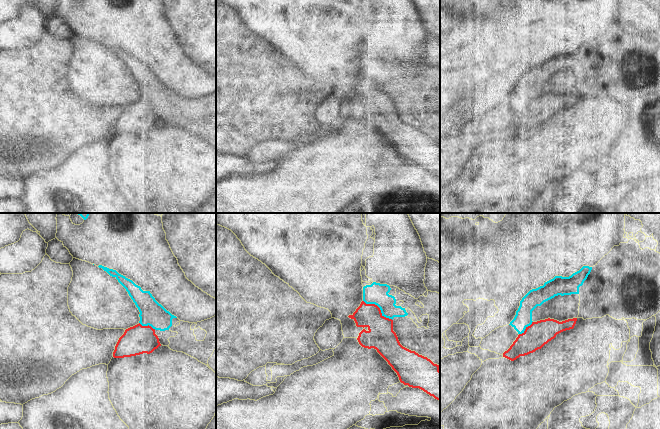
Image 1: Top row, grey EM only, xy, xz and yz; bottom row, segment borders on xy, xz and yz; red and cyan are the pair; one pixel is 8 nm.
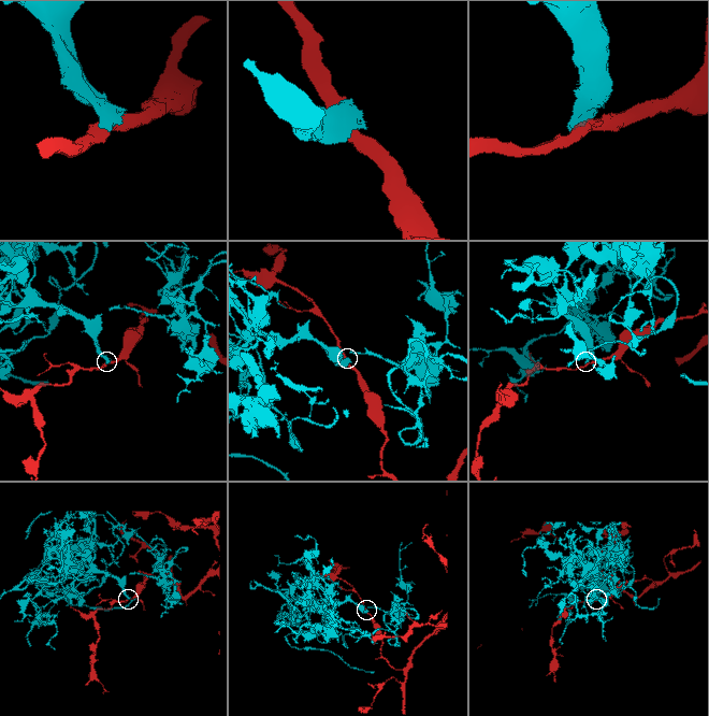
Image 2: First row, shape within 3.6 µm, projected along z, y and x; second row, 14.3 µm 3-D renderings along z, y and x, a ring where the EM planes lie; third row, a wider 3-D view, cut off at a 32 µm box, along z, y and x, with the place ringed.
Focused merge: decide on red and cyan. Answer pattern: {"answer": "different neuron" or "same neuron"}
{"answer": "different neuron"}

